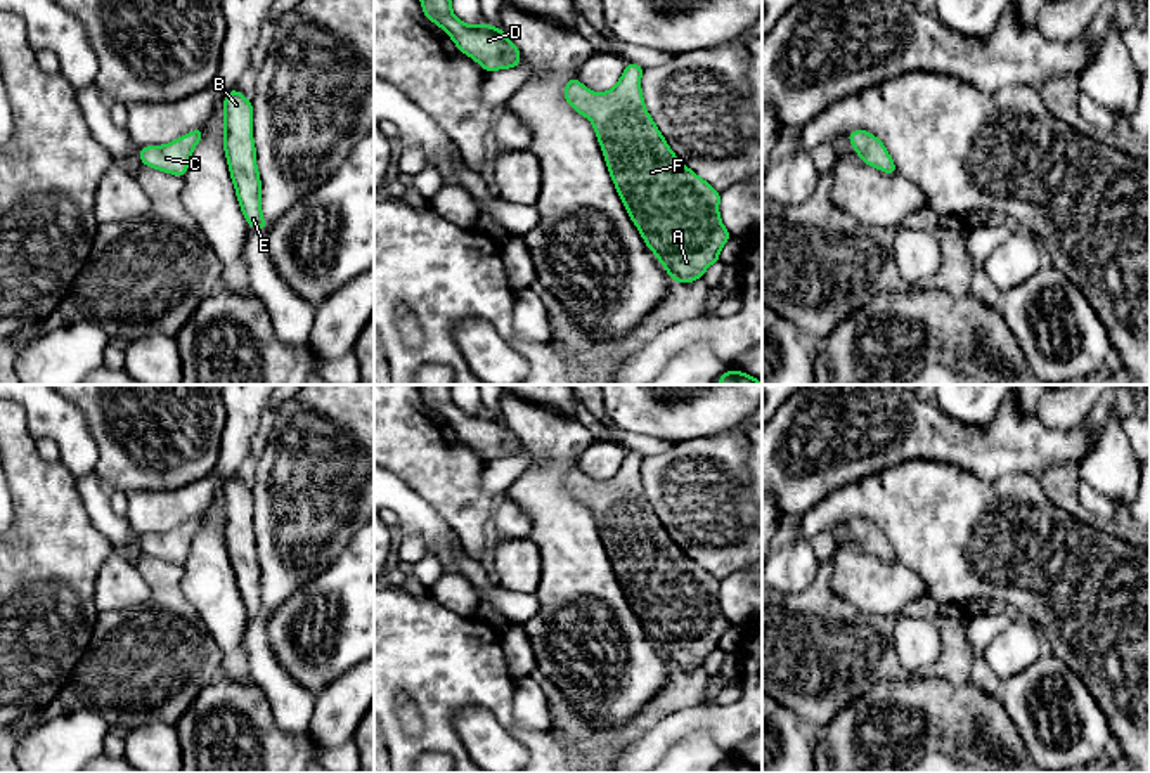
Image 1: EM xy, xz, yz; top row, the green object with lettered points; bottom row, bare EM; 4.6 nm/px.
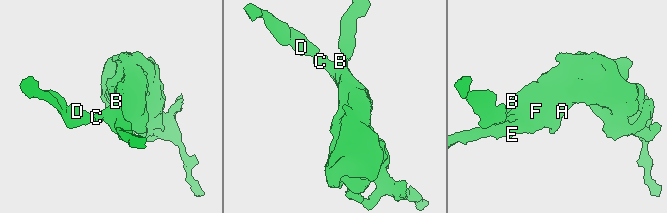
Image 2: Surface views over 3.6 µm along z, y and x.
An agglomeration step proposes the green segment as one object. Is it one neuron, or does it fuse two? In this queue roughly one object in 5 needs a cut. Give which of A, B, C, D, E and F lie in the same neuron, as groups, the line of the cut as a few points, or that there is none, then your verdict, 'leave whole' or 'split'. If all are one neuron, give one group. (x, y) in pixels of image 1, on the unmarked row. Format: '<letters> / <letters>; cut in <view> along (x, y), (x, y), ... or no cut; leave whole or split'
A B C D E F; no cut; leave whole

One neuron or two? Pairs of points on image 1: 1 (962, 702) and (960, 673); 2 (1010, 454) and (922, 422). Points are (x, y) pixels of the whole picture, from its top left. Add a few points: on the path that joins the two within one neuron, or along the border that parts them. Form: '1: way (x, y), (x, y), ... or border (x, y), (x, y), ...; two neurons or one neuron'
1: border (936, 676), (951, 683), (969, 682); two neurons
2: way (988, 451), (944, 441); one neuron

